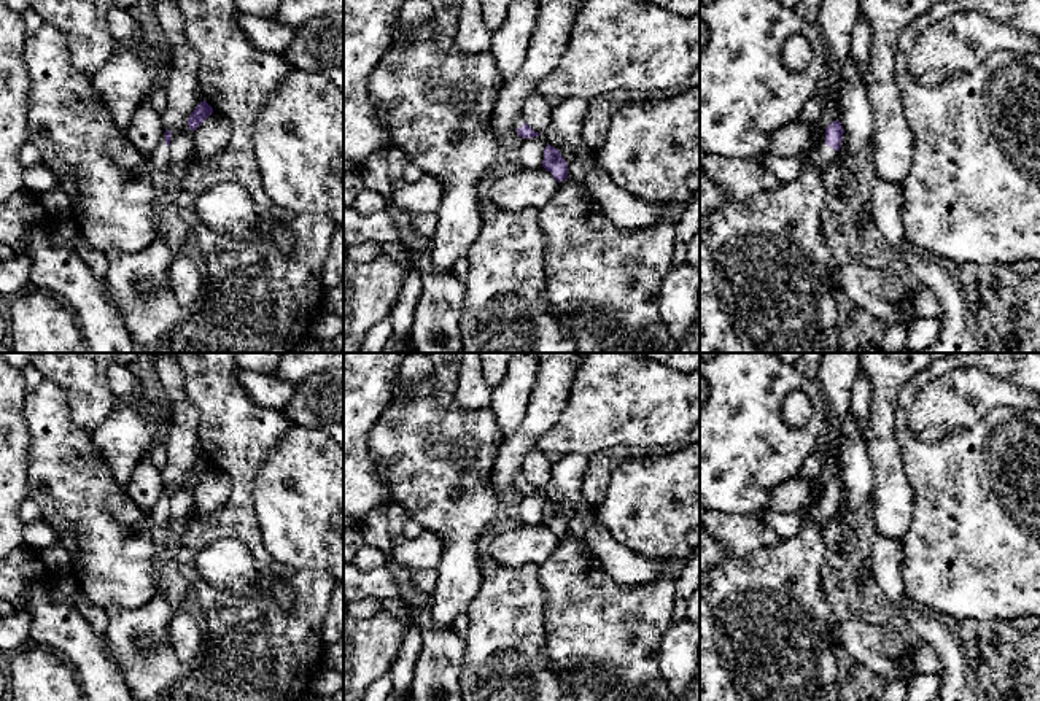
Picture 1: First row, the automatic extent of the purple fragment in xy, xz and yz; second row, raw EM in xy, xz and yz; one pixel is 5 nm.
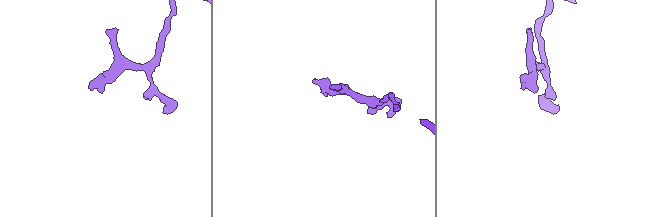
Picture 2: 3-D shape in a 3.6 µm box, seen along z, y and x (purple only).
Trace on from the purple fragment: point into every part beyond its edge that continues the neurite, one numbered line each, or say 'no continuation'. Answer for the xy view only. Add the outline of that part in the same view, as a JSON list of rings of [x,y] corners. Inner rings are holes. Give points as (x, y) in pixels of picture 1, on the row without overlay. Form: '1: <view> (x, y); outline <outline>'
1: xy (159, 514); outline [[[165,494],[156,502],[148,515],[151,525],[164,525],[170,518],[170,502],[165,499]]]

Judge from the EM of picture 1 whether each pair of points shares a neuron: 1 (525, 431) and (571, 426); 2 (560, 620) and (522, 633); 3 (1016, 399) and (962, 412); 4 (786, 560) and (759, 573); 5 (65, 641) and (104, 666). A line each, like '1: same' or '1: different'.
1: different
2: different
3: same
4: same
5: same

